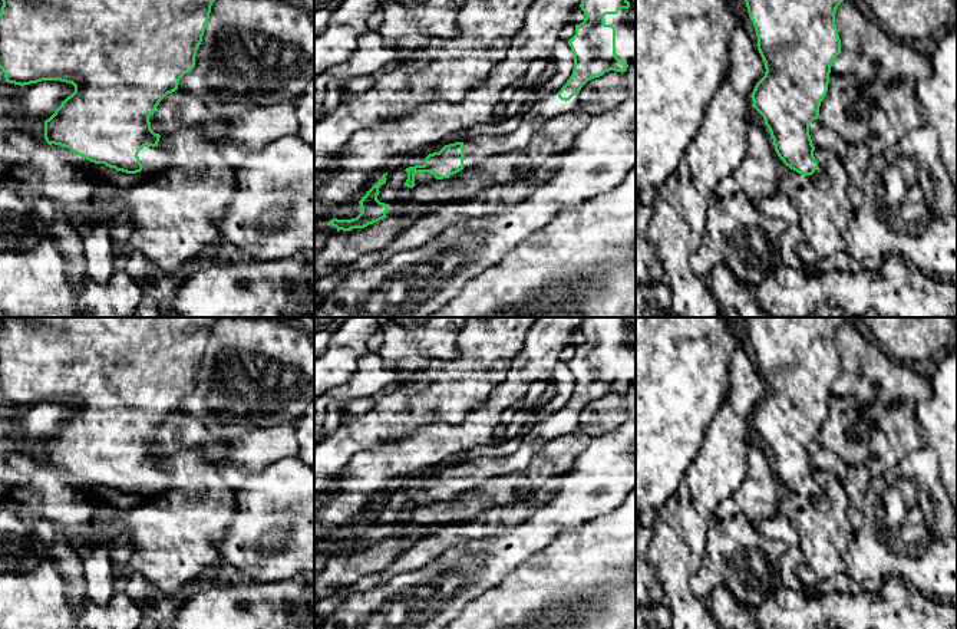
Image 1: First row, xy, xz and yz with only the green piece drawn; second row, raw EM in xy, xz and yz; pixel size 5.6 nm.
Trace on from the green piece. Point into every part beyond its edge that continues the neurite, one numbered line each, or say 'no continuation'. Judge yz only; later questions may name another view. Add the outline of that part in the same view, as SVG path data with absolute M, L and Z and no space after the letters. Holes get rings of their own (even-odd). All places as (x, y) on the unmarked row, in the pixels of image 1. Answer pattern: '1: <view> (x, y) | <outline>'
no continuation

